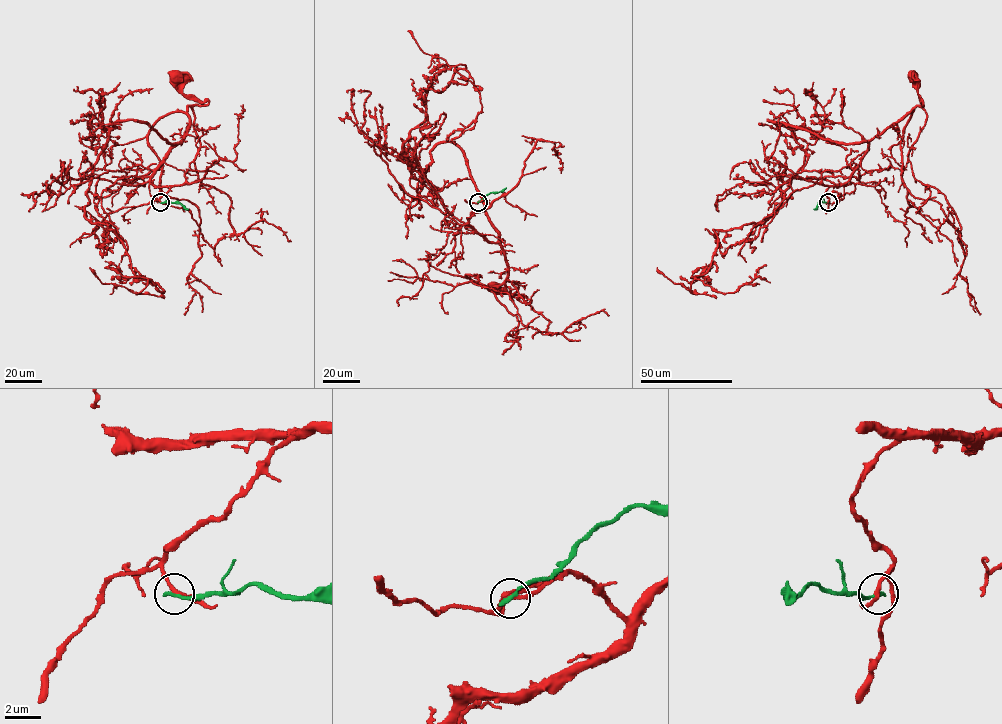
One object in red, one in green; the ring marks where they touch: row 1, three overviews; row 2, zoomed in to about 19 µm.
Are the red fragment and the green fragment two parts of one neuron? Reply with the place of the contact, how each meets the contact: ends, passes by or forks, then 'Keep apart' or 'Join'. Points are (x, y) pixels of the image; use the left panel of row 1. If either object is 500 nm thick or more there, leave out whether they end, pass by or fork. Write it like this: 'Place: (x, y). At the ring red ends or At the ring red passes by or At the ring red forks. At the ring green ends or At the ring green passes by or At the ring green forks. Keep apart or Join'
Place: (160, 202). At the ring red passes by. At the ring green ends. Keep apart

